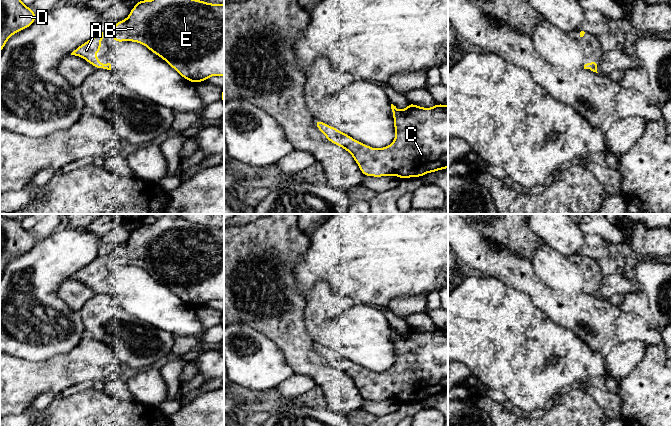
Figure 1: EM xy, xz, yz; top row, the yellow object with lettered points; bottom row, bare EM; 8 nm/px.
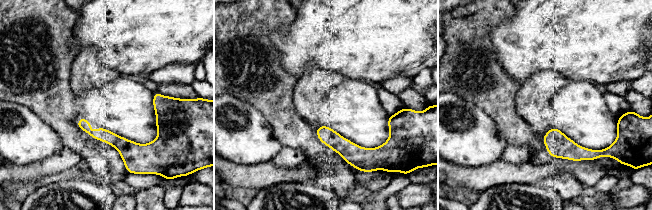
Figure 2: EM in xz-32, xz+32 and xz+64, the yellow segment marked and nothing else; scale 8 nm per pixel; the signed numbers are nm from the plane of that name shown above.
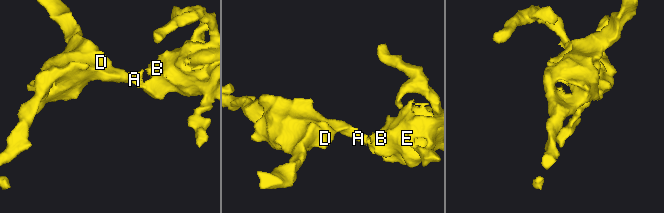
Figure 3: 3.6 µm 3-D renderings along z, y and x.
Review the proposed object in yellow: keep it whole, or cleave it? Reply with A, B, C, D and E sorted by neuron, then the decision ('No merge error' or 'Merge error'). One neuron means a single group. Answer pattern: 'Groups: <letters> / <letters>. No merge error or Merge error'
Groups: A B C D E. No merge error

